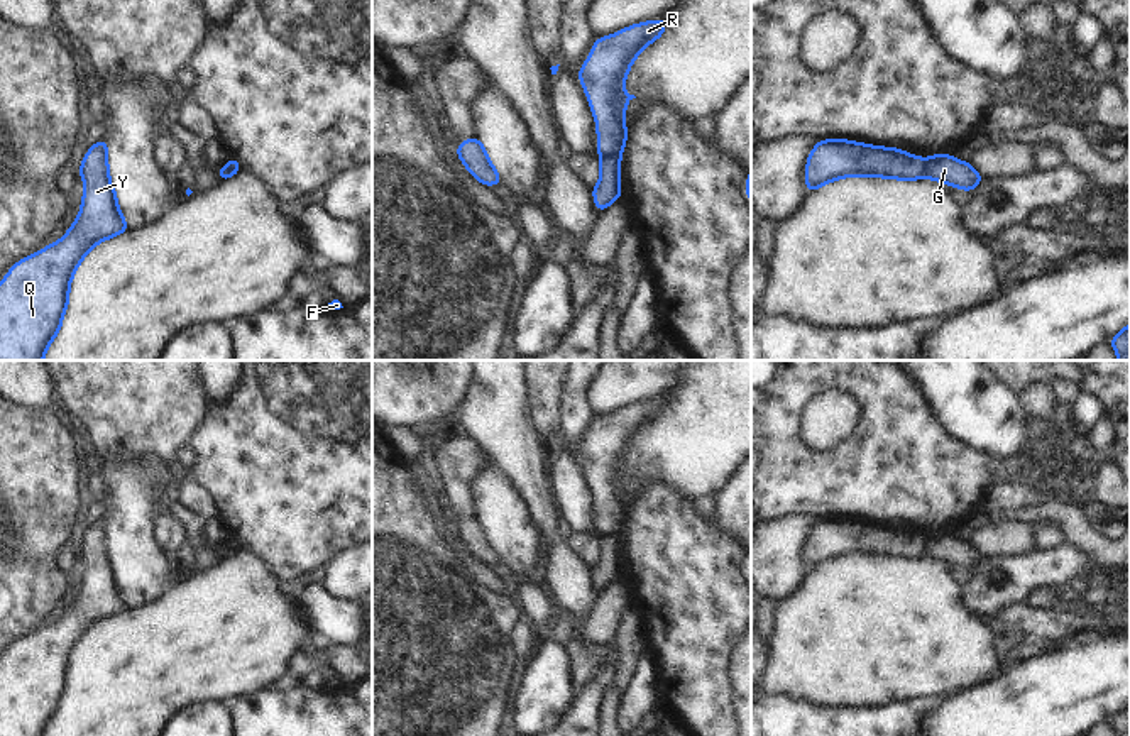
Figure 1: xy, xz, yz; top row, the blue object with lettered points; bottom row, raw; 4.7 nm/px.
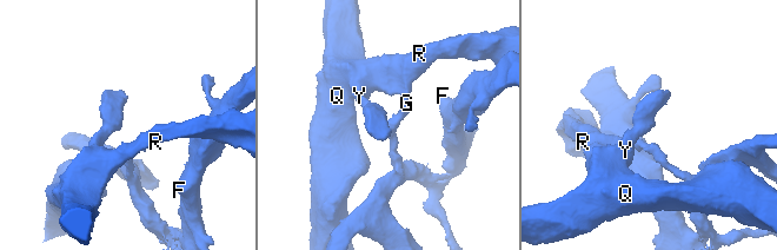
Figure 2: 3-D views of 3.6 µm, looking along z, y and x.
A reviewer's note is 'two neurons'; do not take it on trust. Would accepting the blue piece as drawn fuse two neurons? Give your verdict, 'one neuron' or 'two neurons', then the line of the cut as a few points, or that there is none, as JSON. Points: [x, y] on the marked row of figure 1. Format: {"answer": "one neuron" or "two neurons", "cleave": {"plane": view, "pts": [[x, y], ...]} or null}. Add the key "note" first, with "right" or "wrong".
{"note": "right", "answer": "two neurons", "cleave": {"plane": "xz", "pts": [[618, 156], [601, 158]]}}

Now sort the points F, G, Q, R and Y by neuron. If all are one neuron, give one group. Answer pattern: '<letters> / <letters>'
F G / Q R Y

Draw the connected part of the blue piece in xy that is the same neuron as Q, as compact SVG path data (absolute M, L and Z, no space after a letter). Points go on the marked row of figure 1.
M105 137L93 144L78 168L85 181L81 210L71 228L54 244L17 261L0 283L0 360L42 360L63 327L69 305L69 286L83 257L101 240L129 228L110 181L108 146Z

